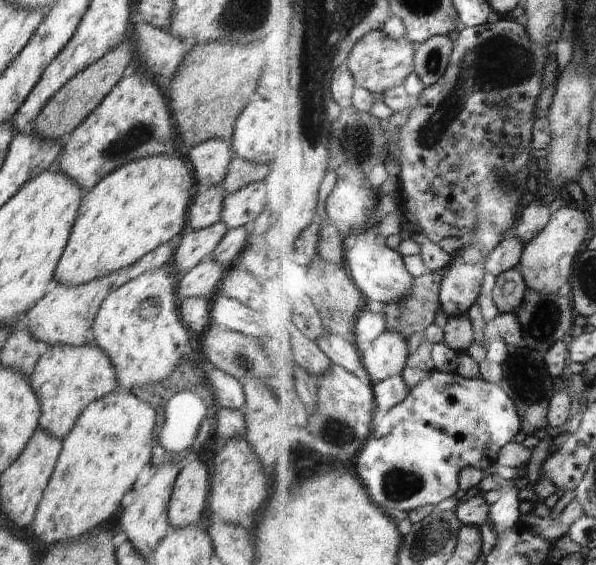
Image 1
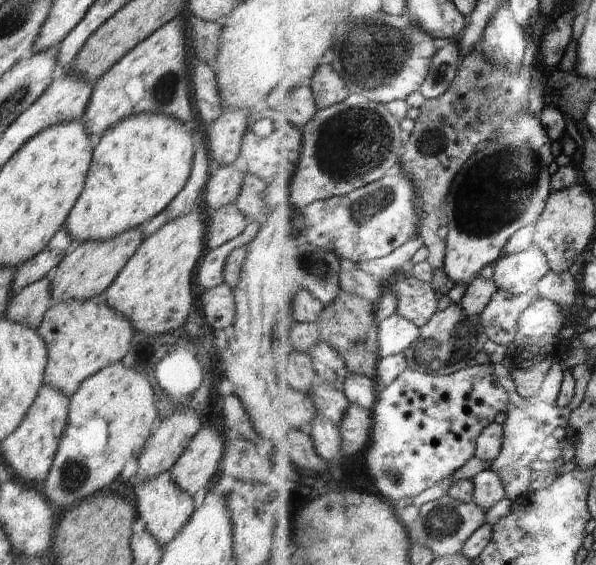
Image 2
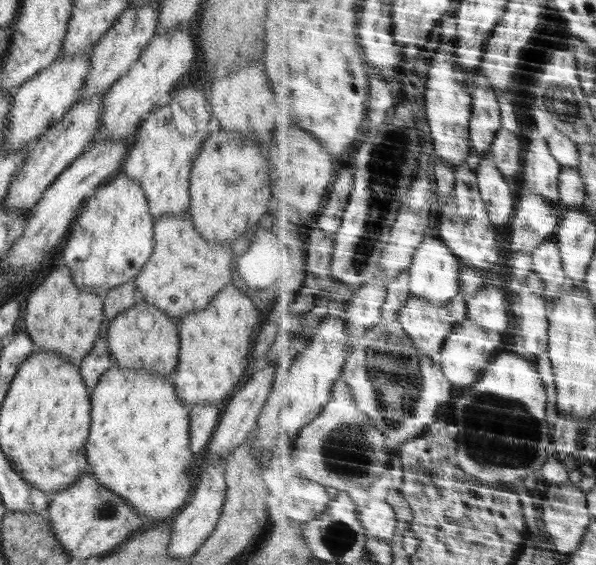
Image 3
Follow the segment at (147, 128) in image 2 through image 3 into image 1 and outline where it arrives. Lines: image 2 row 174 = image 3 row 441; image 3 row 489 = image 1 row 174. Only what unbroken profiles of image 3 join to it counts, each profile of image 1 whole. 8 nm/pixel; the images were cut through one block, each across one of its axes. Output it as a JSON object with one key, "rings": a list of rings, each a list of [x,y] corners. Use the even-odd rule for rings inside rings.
{"rings":[[[144,156],[140,160],[134,160],[110,172],[92,190],[88,190],[87,193],[84,191],[76,220],[72,225],[72,234],[56,265],[54,279],[66,286],[80,286],[80,284],[92,282],[94,278],[112,274],[116,270],[122,270],[140,262],[143,256],[154,252],[158,246],[182,235],[184,212],[188,210],[188,204],[196,190],[192,170],[184,157]]]}

